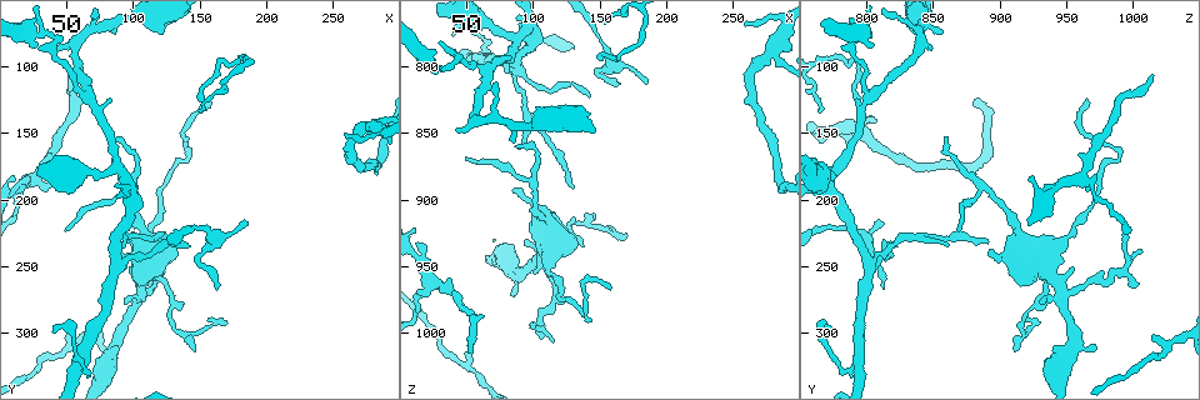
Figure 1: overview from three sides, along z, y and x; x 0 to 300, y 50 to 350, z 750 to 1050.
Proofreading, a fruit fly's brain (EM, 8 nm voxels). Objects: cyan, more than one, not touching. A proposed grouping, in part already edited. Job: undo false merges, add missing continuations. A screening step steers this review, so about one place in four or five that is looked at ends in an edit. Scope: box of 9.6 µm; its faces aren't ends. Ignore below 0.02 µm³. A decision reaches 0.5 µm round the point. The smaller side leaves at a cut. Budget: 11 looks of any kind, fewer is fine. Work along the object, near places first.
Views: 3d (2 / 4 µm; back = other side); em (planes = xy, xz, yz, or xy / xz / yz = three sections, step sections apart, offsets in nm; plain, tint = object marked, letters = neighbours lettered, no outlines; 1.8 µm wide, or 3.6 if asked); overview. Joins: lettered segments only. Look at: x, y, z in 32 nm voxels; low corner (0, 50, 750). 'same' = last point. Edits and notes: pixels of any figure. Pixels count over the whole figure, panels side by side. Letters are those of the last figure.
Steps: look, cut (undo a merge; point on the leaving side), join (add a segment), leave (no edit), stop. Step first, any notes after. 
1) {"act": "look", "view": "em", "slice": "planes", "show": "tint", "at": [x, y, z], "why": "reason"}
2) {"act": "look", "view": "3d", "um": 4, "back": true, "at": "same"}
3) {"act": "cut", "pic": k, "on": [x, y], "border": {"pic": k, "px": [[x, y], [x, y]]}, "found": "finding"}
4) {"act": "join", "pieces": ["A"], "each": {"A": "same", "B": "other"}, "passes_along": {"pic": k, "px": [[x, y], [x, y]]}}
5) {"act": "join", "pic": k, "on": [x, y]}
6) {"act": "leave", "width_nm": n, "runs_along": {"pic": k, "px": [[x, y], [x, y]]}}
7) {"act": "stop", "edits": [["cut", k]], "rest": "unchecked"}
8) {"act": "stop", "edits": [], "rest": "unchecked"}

{"act": "look", "view": "em", "slice": "xy", "step": 4, "show": "letters", "at": [286, 172, 886], "why": "abrupt turn"}

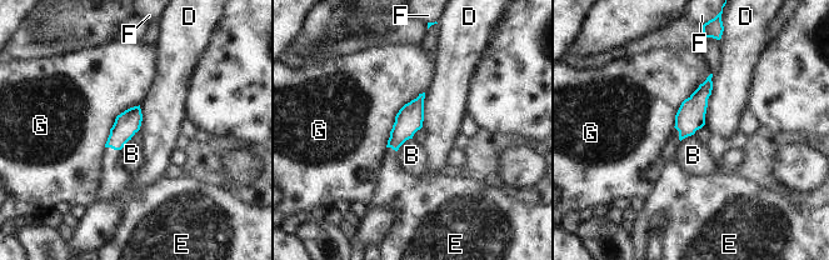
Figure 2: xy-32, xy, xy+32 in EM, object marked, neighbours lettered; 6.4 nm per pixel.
{"act": "join", "pieces": ["E"], "longest_contact_nm": ["G", 440], "each": {"B": "other", "D": "other", "E": "same", "F": "other", "G": "other"}, "found": "it goes on there"}

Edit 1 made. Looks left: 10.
{"act": "look", "view": "overview"}

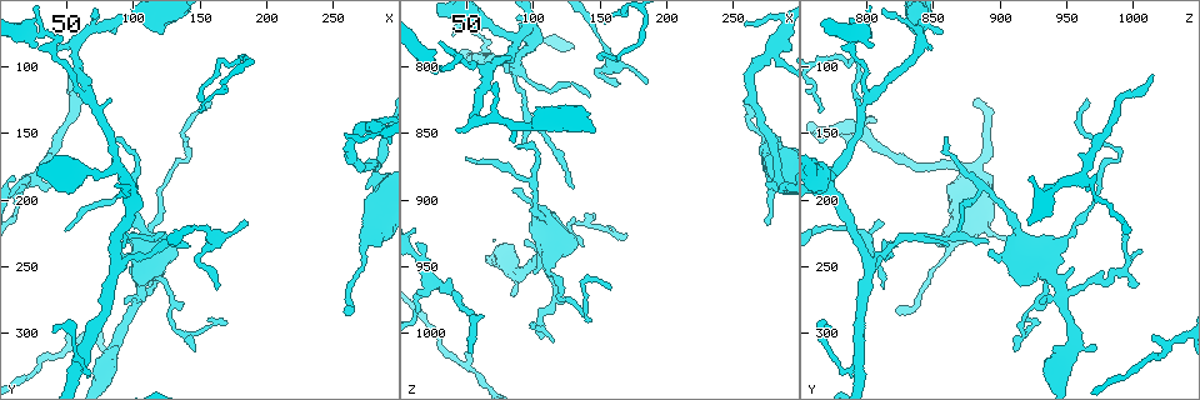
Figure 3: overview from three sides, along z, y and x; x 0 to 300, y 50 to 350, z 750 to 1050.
{"act": "look", "view": "em", "slice": "xz", "step": 8, "show": "tint", "at": [108, 262, 1006], "why": "tapers out"}

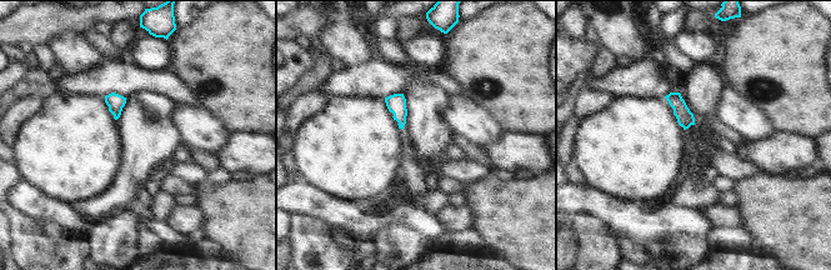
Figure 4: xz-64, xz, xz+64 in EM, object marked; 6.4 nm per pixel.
{"act": "look", "view": "em", "slice": "xz", "step": 8, "show": "letters", "at": "same", "why": "see the neighbours"}

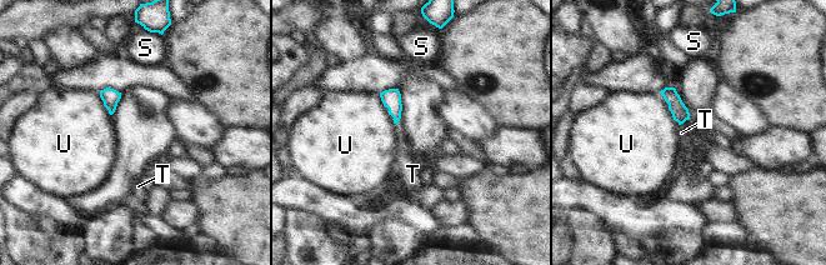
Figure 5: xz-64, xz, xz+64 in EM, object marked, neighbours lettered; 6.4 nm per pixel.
{"act": "join", "pieces": ["T"], "each": {"S": "other", "T": "same", "U": "other"}, "passes_along": {"pic": 5, "px": [[391, 99], [399, 120], [406, 158]]}, "found": "the cell continues"}

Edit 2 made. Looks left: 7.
{"act": "look", "view": "3d", "um": 2, "at": [84, 240, 896], "why": "free end"}

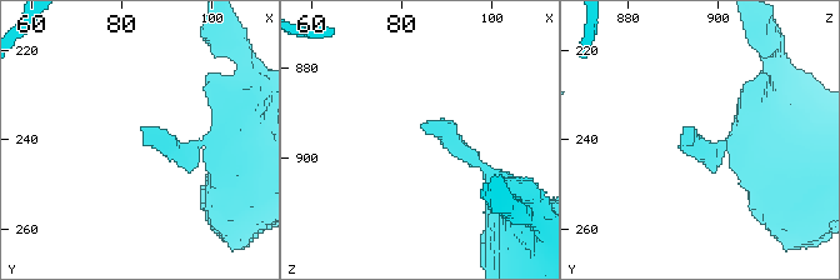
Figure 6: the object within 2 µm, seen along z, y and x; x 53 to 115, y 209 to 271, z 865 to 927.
{"act": "look", "view": "em", "slice": "xz", "step": 8, "show": "plain", "at": [85, 239, 895], "why": "shape alone is not enough"}

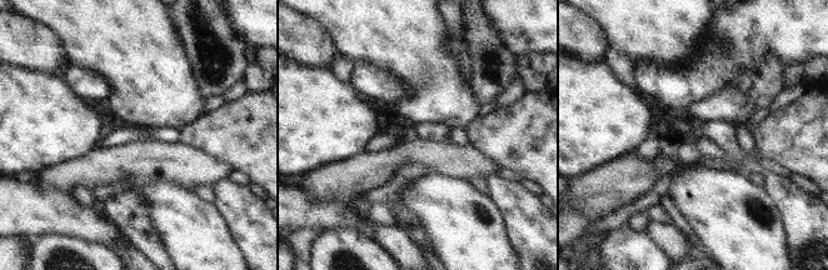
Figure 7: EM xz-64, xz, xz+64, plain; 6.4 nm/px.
{"act": "look", "view": "em", "slice": "xz", "step": 8, "show": "letters", "at": "same", "why": "see the neighbours"}

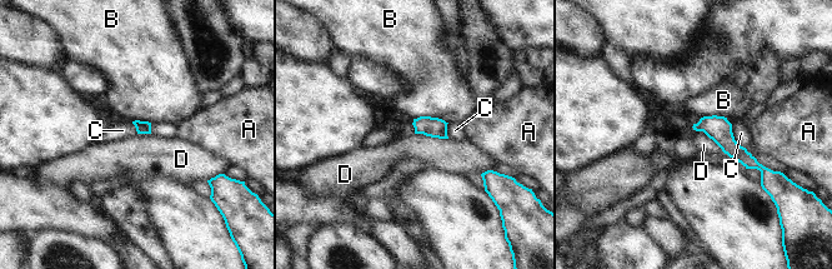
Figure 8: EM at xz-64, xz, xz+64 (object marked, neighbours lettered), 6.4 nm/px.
{"act": "leave", "each": {"A": "other", "B": "other", "C": "other", "D": "other"}, "runs_along": {"pic": 8, "px": [[696, 126], [711, 126], [756, 165]]}, "found": "none of them fits"}

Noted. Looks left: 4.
{"act": "look", "view": "em", "slice": "yz", "step": 4, "show": "letters", "at": [164, 268, 812], "why": "thin end"}

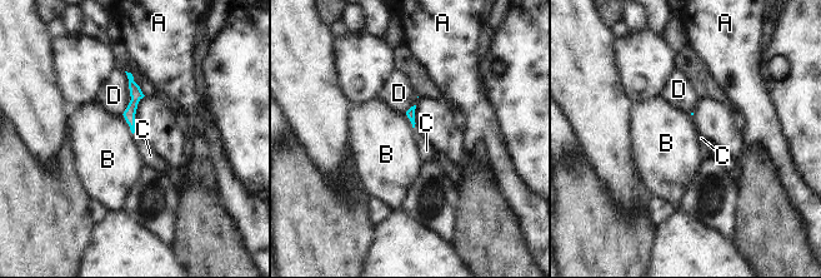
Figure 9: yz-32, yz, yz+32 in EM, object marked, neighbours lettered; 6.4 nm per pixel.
{"act": "join", "pieces": ["C"], "each": {"A": "other", "B": "other", "C": "same", "D": "other"}, "found": "the cell continues"}

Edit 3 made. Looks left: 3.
{"act": "look", "view": "3d", "um": 4, "at": [38, 300, 778], "why": "an open end"}

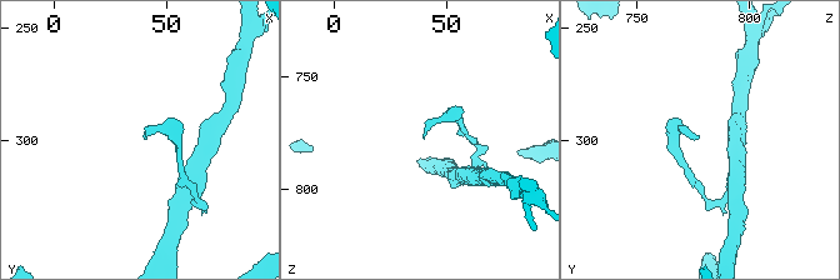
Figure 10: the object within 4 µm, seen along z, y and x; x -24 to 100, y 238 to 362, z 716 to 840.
{"act": "look", "view": "em", "slice": "xz", "step": 16, "show": "letters", "at": [41, 300, 777]}

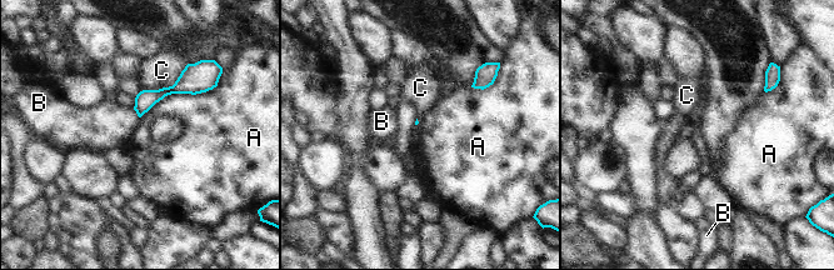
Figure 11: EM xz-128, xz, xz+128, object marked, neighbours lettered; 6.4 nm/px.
{"act": "look", "view": "em", "slice": "planes", "show": "letters", "at": "same", "why": "another direction"}

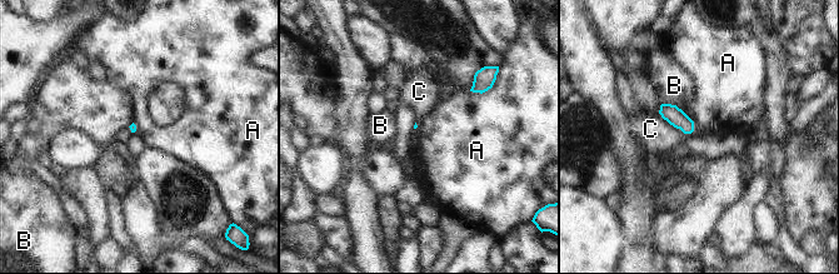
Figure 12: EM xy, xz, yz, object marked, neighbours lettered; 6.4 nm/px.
{"act": "leave", "longest_contact_nm": ["C", 220], "each": {"A": "other", "B": "other", "C": "other"}, "border": {"pic": 12, "px": [[492, 86], [482, 93], [470, 91]]}, "found": "none of them fits"}

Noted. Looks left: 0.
{"act": "stop", "edits": [["join", 2], ["join", 5], ["join", 9]], "rest": "unchecked"}

